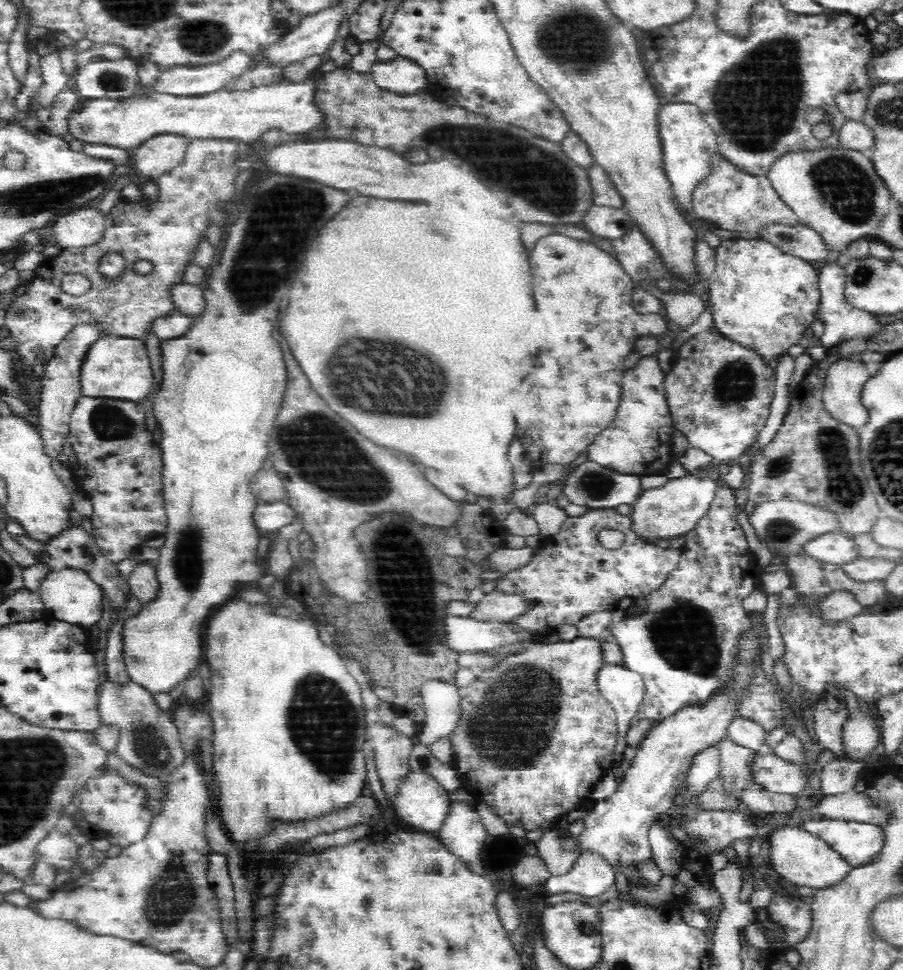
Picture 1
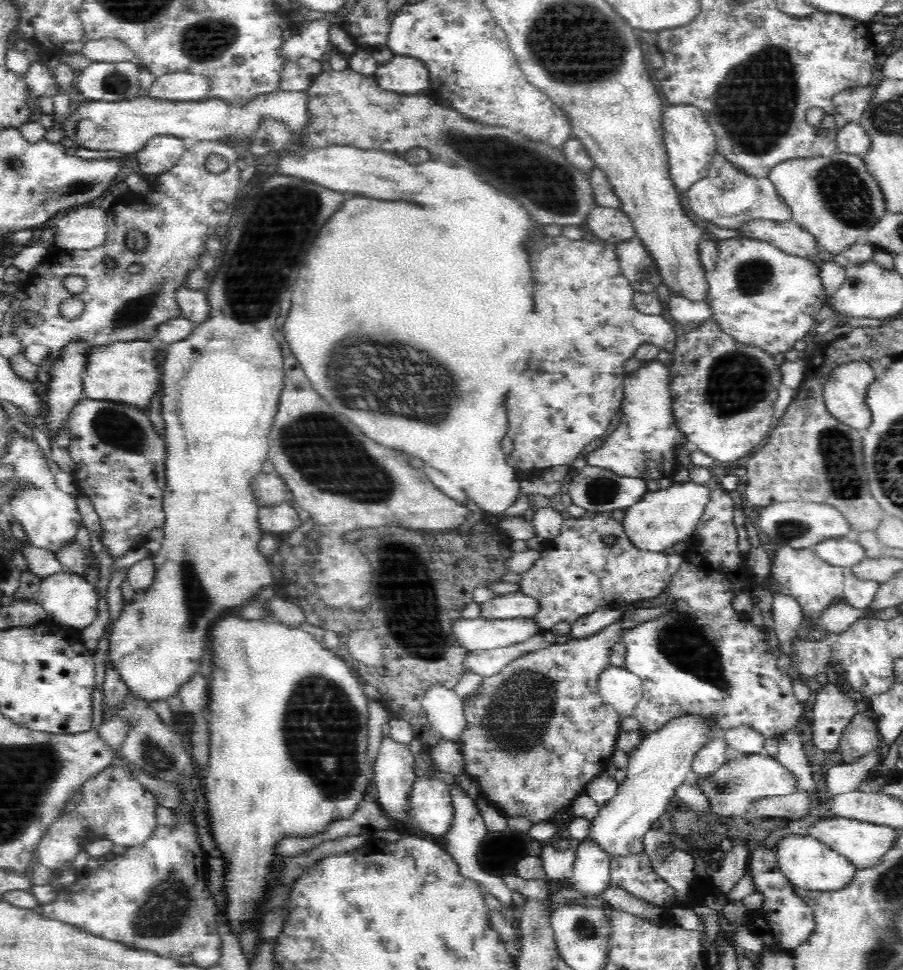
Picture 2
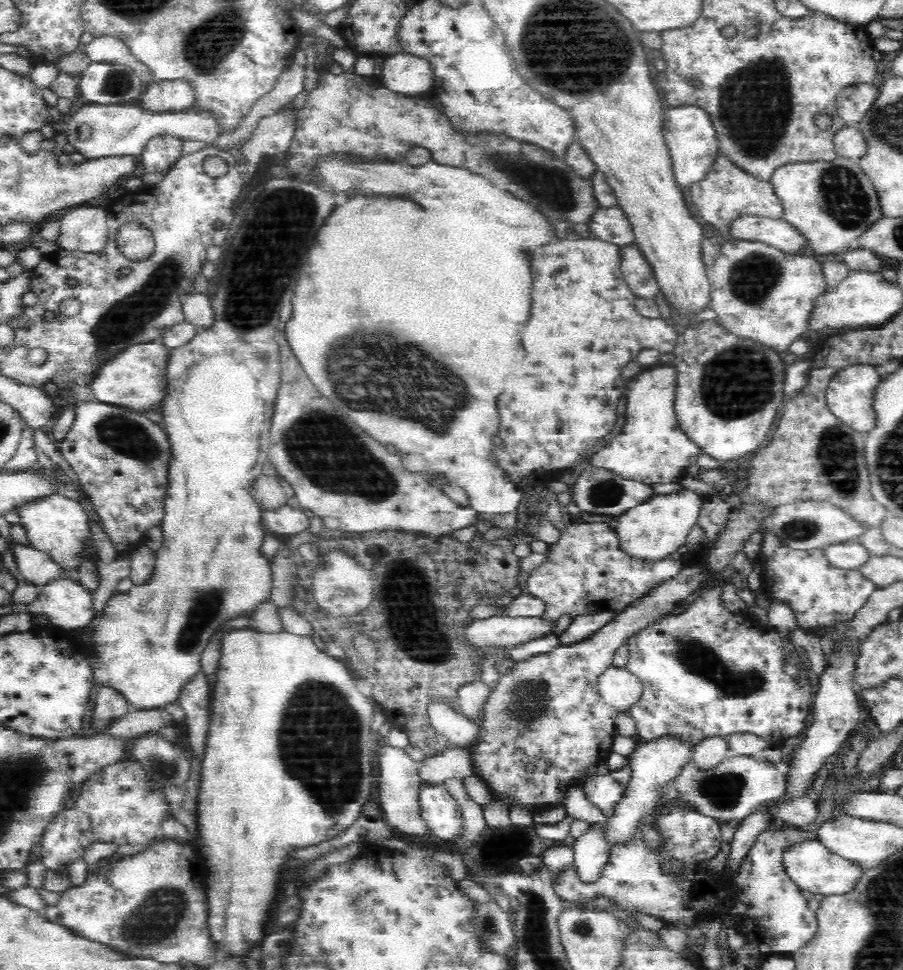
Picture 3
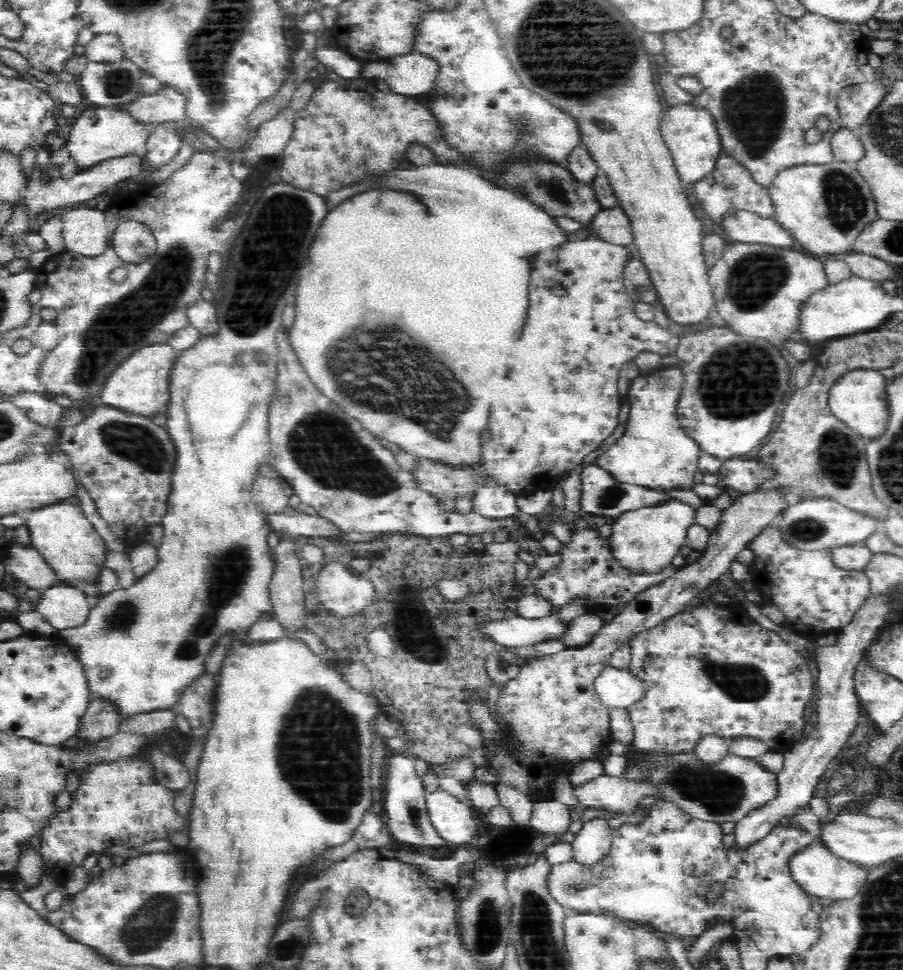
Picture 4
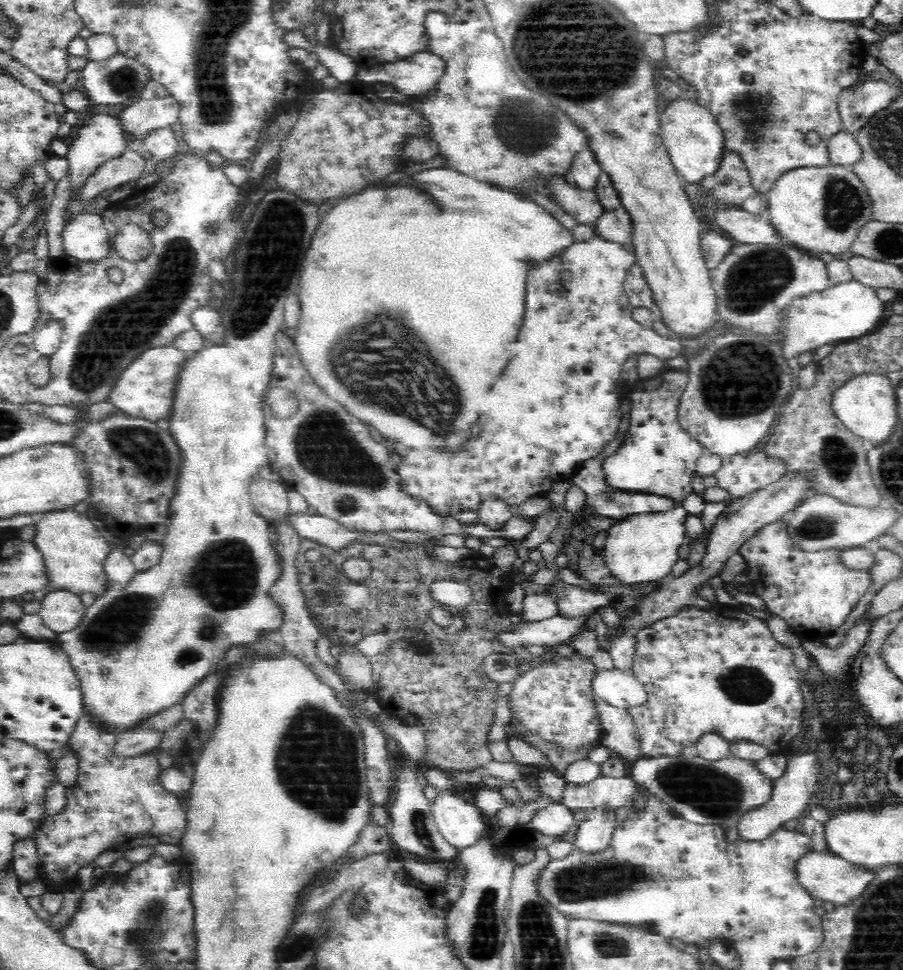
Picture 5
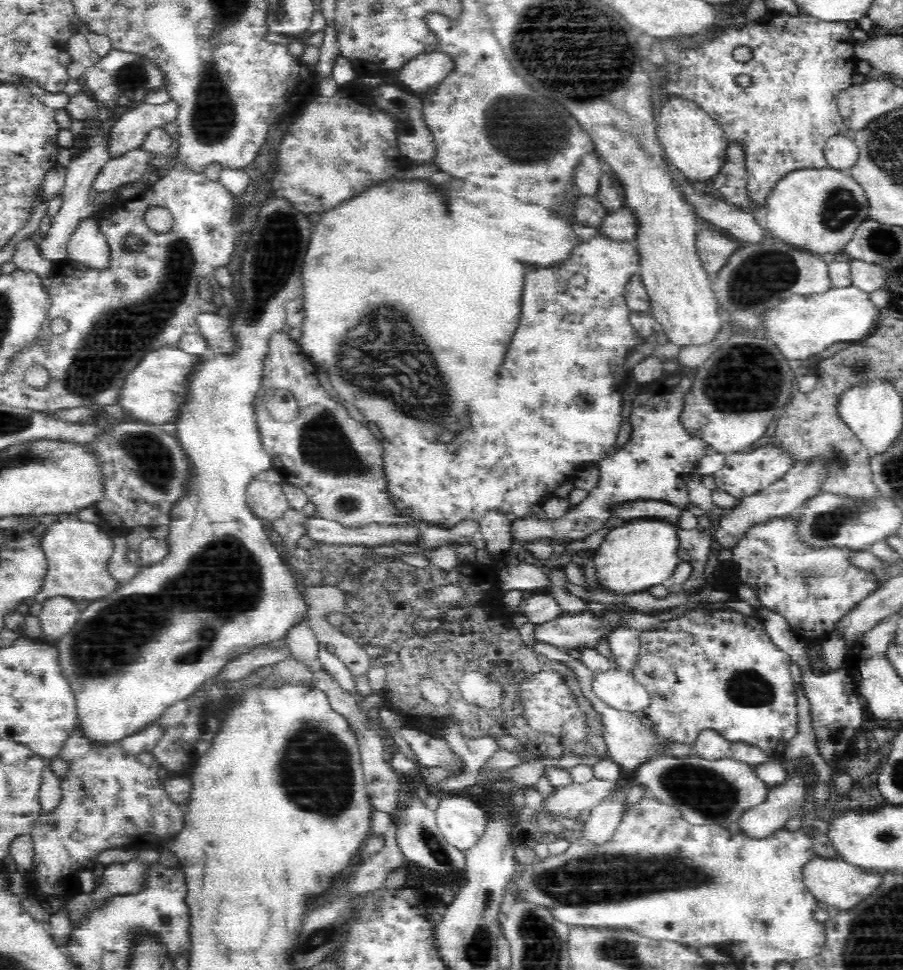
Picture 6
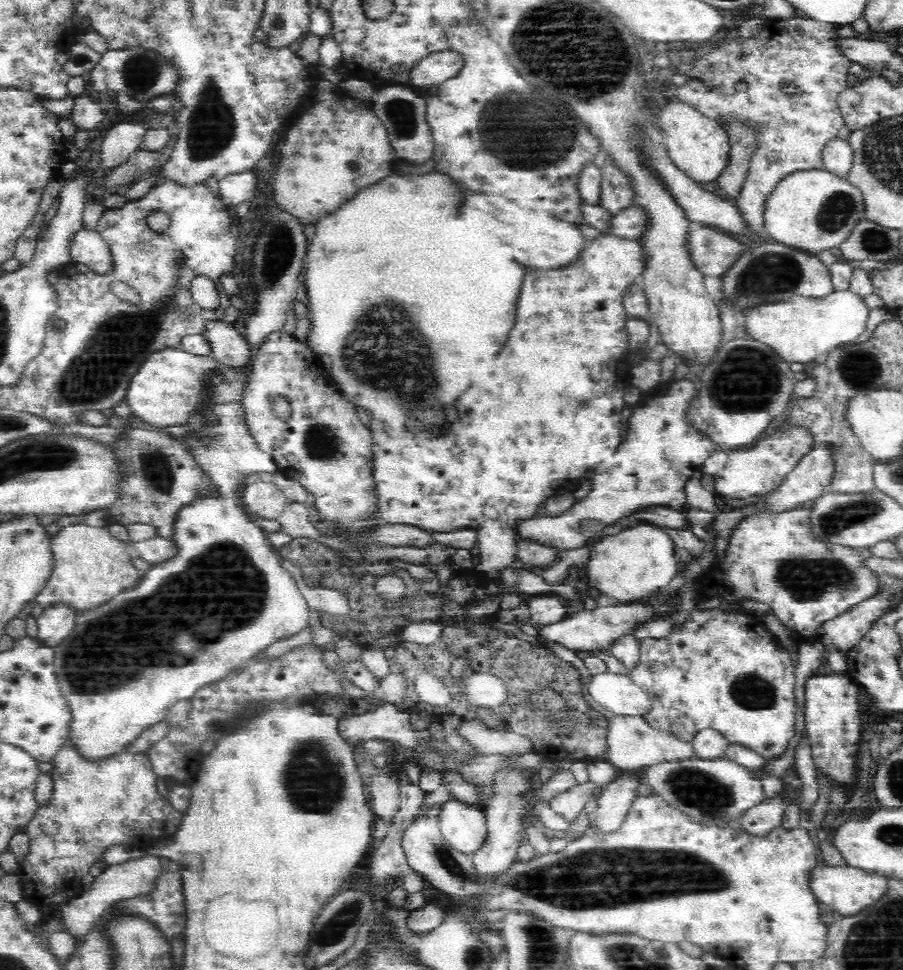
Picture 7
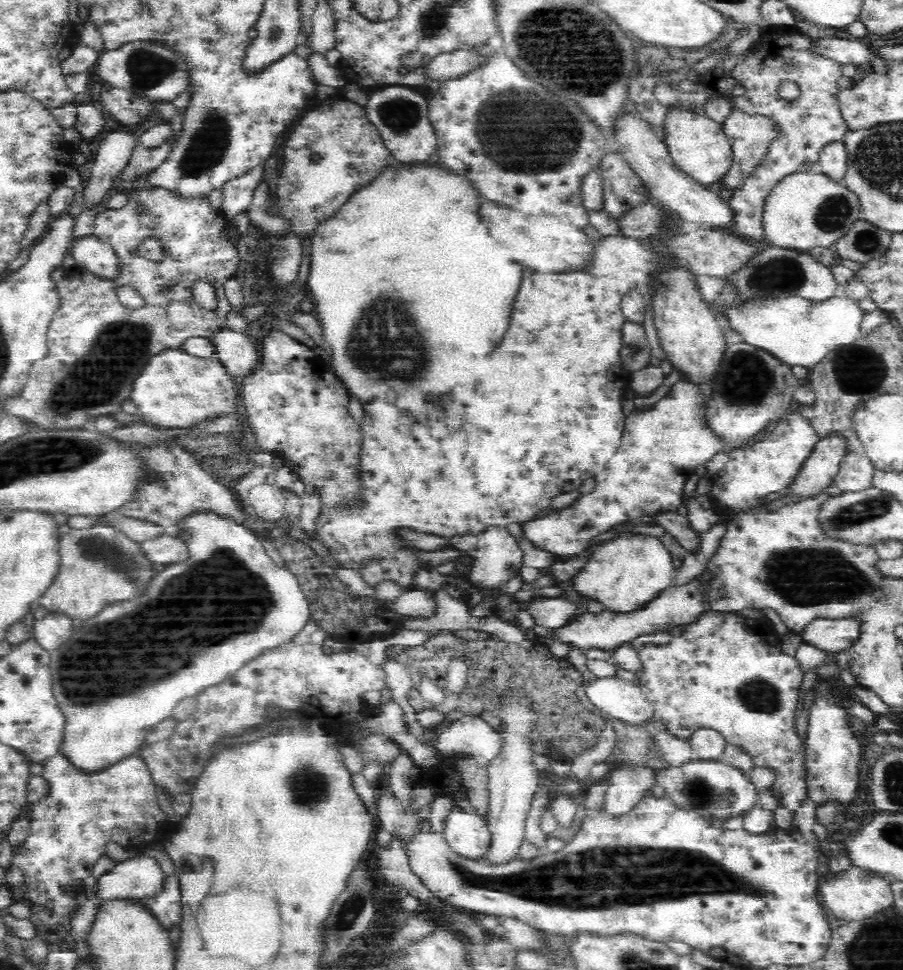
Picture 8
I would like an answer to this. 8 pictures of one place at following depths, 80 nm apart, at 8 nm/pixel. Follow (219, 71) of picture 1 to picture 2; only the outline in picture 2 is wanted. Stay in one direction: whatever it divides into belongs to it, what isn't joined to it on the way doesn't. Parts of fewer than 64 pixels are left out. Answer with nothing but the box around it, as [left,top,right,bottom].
[143,74,204,103]

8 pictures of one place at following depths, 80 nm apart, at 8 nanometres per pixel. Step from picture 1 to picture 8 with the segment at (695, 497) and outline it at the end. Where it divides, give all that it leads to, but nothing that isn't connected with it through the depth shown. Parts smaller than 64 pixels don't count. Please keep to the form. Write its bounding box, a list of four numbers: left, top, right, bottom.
[572,537,672,615]

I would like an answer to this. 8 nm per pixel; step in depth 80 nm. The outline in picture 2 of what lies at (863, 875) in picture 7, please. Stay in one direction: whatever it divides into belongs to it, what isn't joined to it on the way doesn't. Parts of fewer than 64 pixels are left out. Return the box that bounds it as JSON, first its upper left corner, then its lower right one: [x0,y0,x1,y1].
[778,834,860,893]

